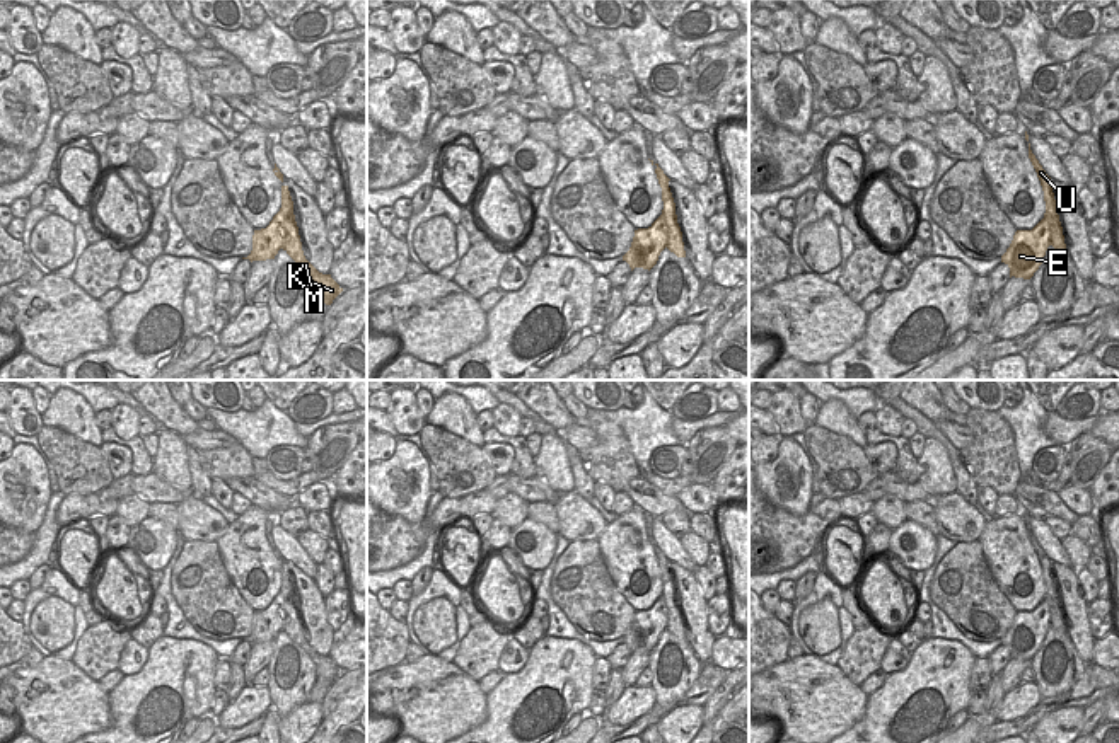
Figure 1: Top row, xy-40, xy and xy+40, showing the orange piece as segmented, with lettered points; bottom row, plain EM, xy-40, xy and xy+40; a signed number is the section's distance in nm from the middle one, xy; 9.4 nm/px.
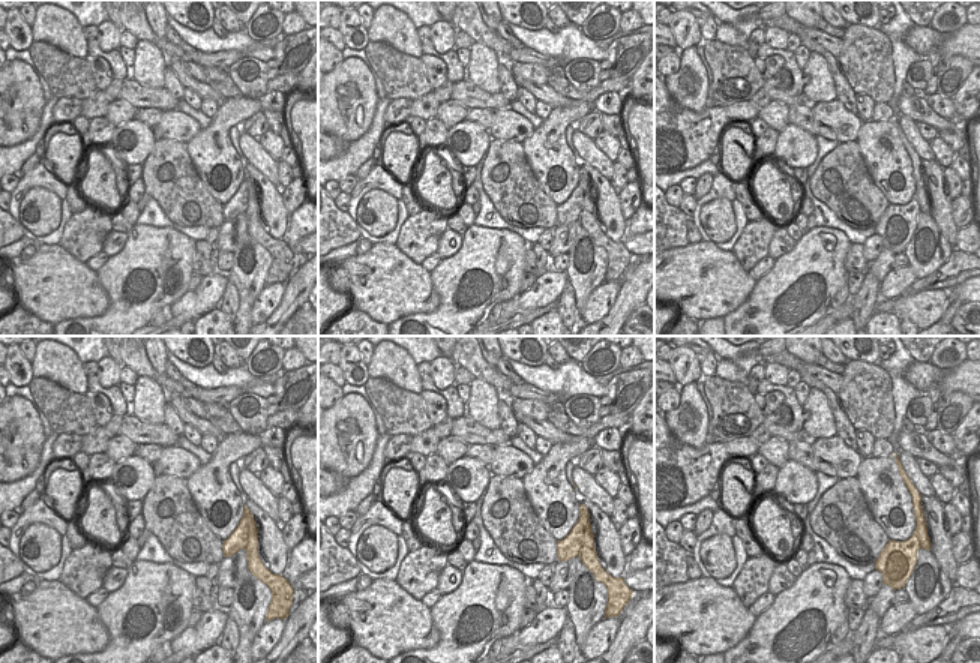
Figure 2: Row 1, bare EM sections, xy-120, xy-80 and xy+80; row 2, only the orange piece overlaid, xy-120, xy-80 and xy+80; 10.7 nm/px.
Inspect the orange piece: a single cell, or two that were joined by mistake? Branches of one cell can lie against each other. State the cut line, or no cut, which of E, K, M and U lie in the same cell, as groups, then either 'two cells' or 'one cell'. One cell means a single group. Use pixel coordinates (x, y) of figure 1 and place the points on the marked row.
xy-40 (280, 208), (285, 218), (284, 247) | E / K M U | two cells

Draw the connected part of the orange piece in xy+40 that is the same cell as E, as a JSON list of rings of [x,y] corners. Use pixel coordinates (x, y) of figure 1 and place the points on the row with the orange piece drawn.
[[[1042,218],[1032,230],[1017,230],[1001,262],[1010,268],[1010,278],[1030,279],[1042,264],[1047,247],[1051,245],[1051,227]]]

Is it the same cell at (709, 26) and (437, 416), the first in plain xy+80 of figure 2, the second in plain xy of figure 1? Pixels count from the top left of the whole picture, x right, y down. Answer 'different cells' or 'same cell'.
different cells

